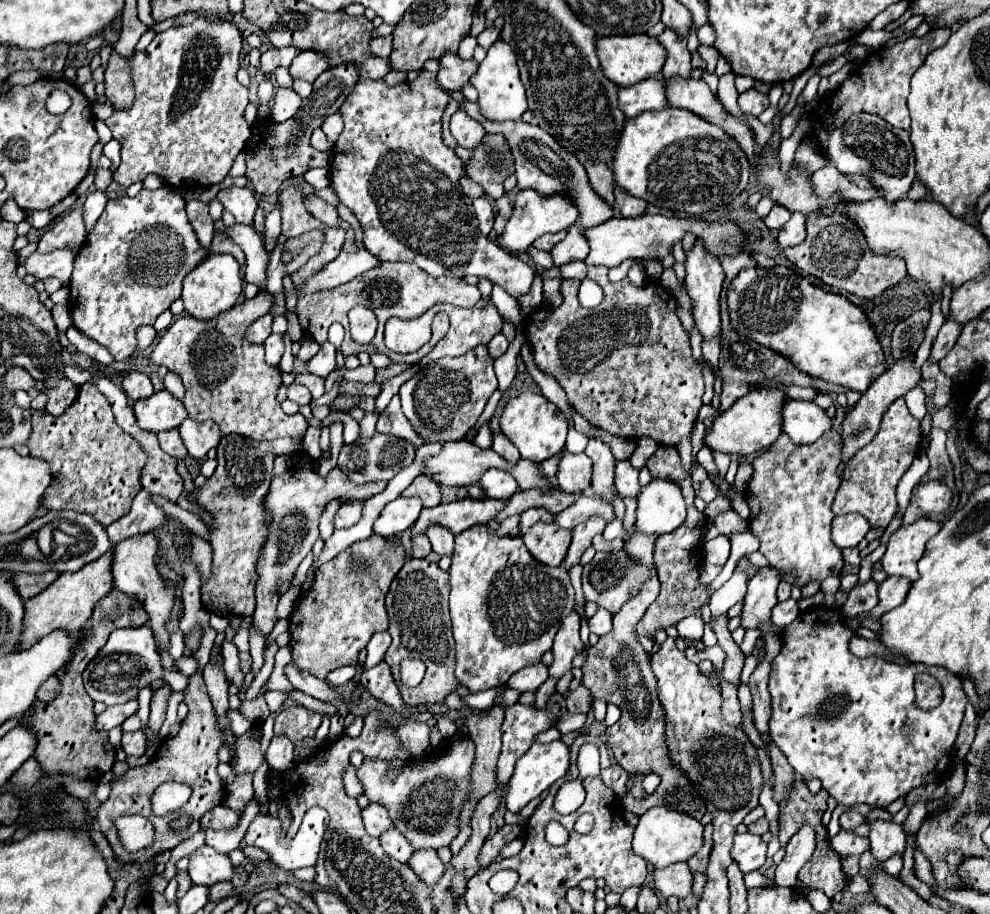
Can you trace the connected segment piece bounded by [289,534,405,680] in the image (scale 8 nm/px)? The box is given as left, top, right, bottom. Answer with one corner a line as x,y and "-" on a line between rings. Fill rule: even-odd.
373,534
371,538
363,542
355,542
347,550
343,550
339,556
335,556
331,562
319,566
315,574
315,582
311,590
297,600
295,612
291,614
291,648
293,648
293,662
301,668
311,672
320,680
325,680
327,675
343,666
357,666
357,654
363,650
369,642
369,638
375,632
383,632
389,626
387,610
385,610
385,594
389,590
391,580
395,578
397,570
405,564
405,550
403,546
391,546
389,538
383,538
379,534
-
349,558
361,558
367,562
367,570
363,574
355,574
349,568

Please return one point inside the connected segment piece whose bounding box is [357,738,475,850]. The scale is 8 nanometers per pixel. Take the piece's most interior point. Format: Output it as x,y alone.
409,799

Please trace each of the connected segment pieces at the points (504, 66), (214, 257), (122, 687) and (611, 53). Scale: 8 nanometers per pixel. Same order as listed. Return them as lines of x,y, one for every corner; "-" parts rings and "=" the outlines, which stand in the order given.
503,40
493,42
493,46
487,50
487,56
485,56
483,64
479,64
477,74
471,78
471,84
479,92
479,110
489,120
499,120
499,122
519,120
521,114
527,110
525,88
523,88
523,84
519,80
515,52
=
209,254
197,268
193,268
185,280
183,280
183,304
185,304
185,312
199,318
199,320
207,320
207,318
215,318
217,314
229,310
239,294
243,292
243,280
241,280
241,270
239,270
239,262
231,256
231,254
=
143,624
139,628
117,628
111,632
107,644
99,650
99,654
87,664
83,678
85,690
93,700
99,700
107,706
125,704
139,694
141,688
161,678
163,668
159,656
155,656
155,638
153,630
=
647,34
607,36
607,38
597,40
597,56
601,60
601,68
605,76
617,86
627,88
641,80
657,76
663,70
663,64
667,60
667,50
661,46
661,42
657,42
657,38
651,38

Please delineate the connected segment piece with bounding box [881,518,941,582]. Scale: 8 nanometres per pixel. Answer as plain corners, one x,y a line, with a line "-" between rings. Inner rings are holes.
921,518
915,524
899,528
887,542
883,556
883,570
887,576
905,576
911,582
919,578
917,562
925,552
925,544
941,530
941,524
929,518

